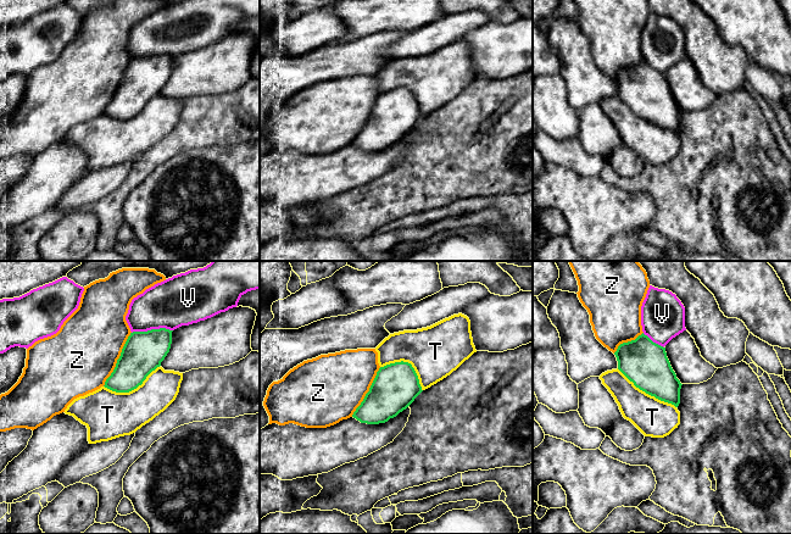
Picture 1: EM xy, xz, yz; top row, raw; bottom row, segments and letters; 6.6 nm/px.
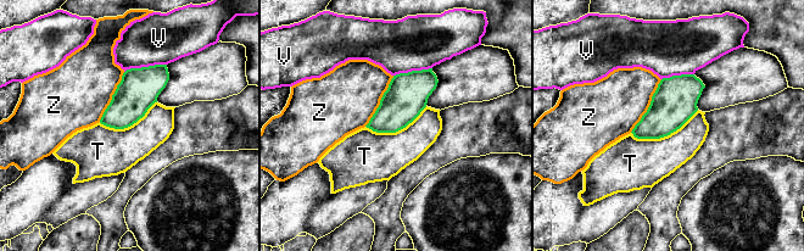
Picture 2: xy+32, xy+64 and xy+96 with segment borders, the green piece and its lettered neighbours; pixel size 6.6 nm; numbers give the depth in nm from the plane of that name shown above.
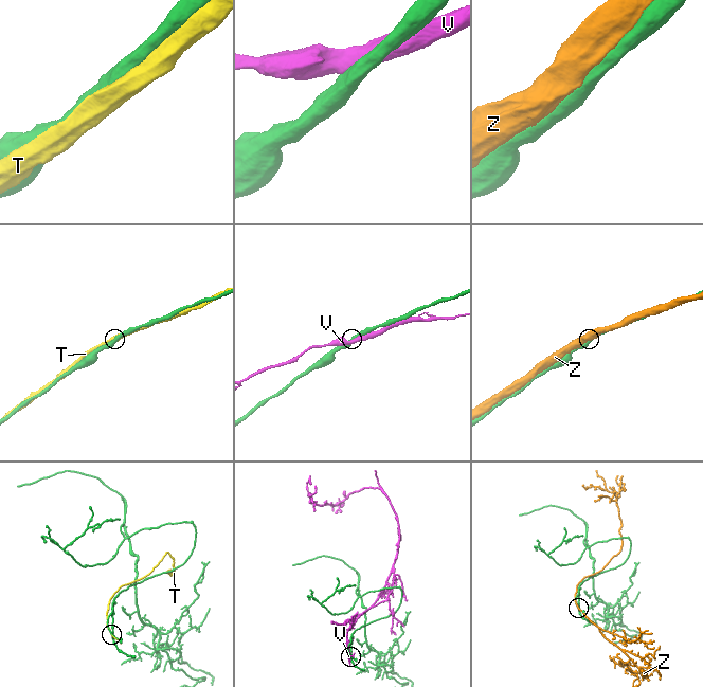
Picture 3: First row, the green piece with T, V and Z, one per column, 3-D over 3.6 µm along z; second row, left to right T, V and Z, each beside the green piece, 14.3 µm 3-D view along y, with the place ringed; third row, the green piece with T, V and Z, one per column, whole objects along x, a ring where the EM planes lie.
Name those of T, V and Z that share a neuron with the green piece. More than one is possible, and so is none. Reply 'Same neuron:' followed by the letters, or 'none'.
Same neuron: none

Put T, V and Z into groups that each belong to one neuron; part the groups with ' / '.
T Z / V

